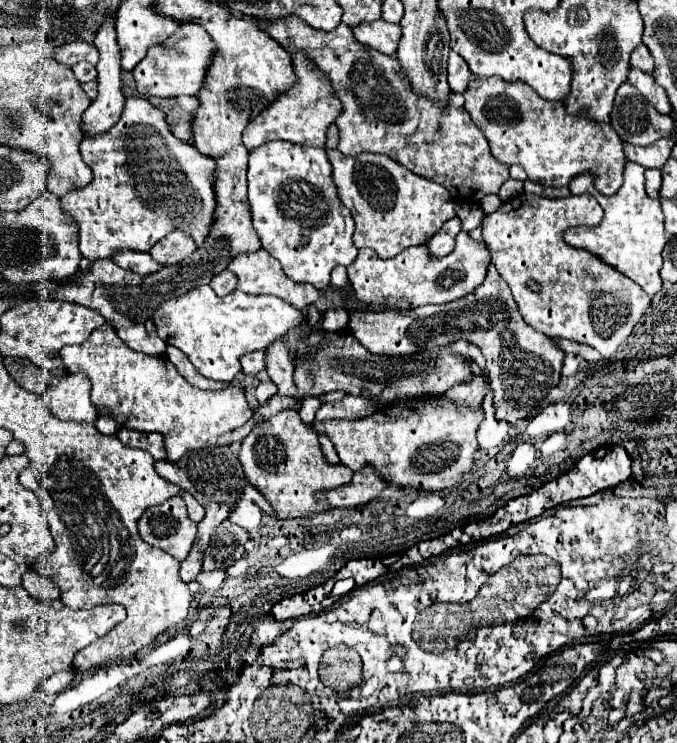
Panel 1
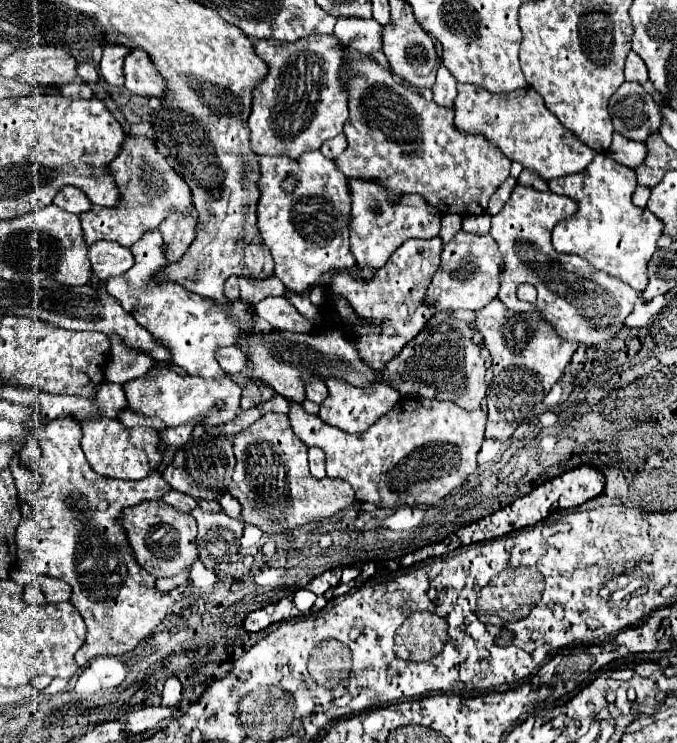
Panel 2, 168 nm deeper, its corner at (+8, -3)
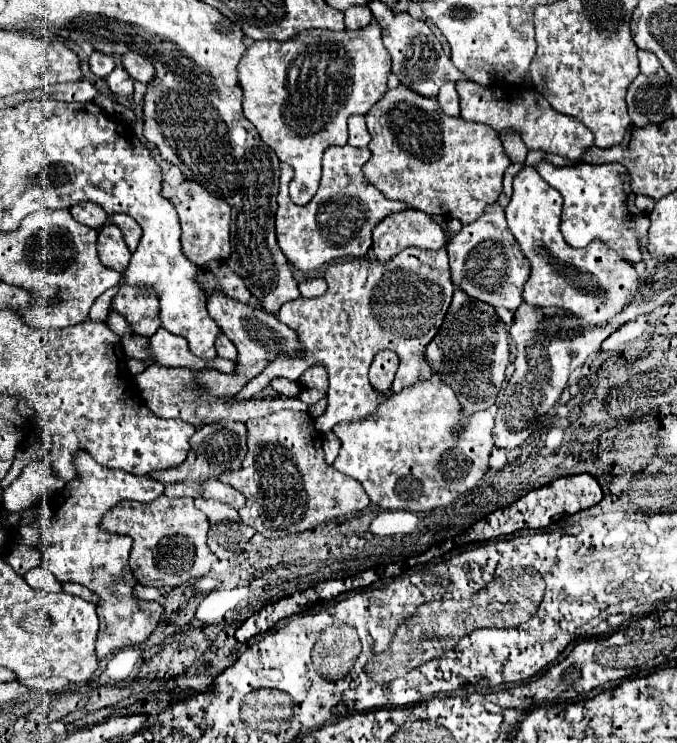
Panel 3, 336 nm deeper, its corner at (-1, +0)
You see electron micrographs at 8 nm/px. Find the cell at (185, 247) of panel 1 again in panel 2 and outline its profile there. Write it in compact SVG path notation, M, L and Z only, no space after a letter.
M174 211L160 223L160 231L164 235L164 245L166 245L166 257L172 263L180 261L182 255L188 251L188 247L196 239L196 227L198 227L196 213L184 215Z

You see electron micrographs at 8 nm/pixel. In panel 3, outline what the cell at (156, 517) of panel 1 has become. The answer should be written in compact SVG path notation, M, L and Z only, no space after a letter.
M159 496L153 502L123 502L103 516L103 528L113 534L125 534L133 540L129 566L139 584L145 586L177 586L193 578L201 578L217 560L207 548L207 516L193 506L193 498Z

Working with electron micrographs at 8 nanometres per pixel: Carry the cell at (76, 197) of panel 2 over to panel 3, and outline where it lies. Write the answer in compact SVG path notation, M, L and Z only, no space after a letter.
M79 202L79 204L73 204L69 208L71 216L85 224L85 226L91 226L91 228L101 228L107 220L107 212L103 208L99 208L99 204L91 204L91 202Z

